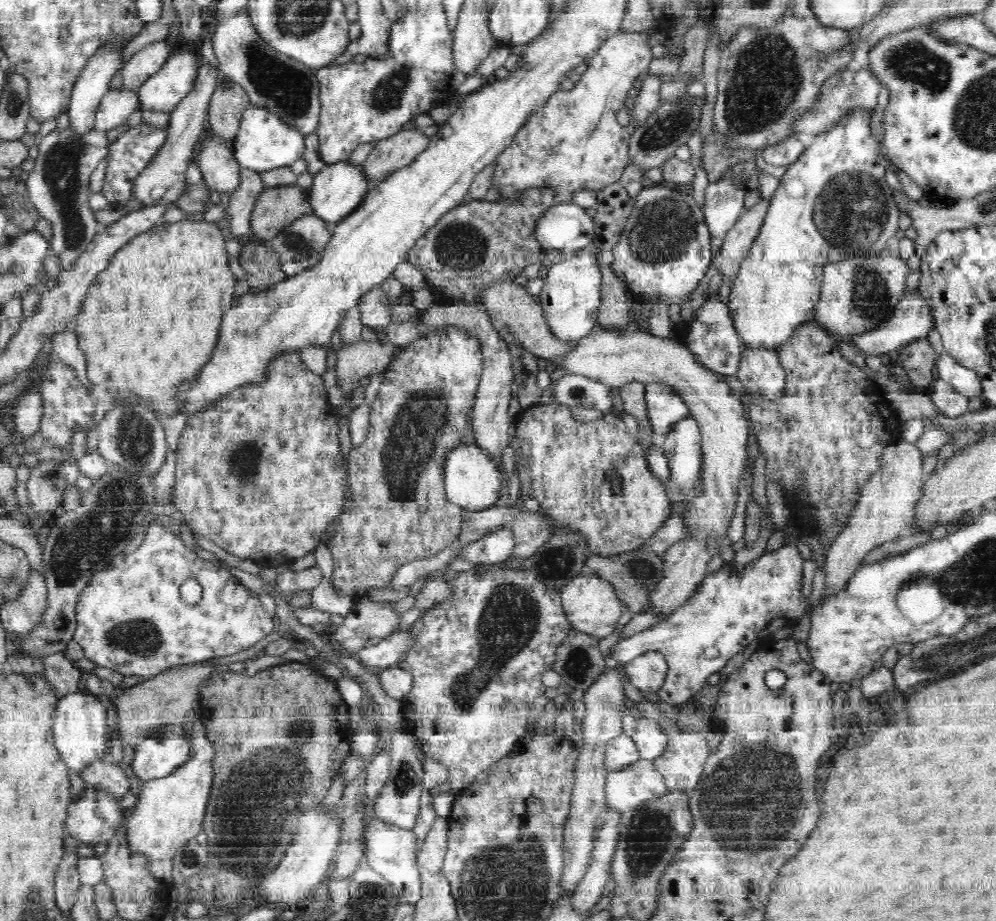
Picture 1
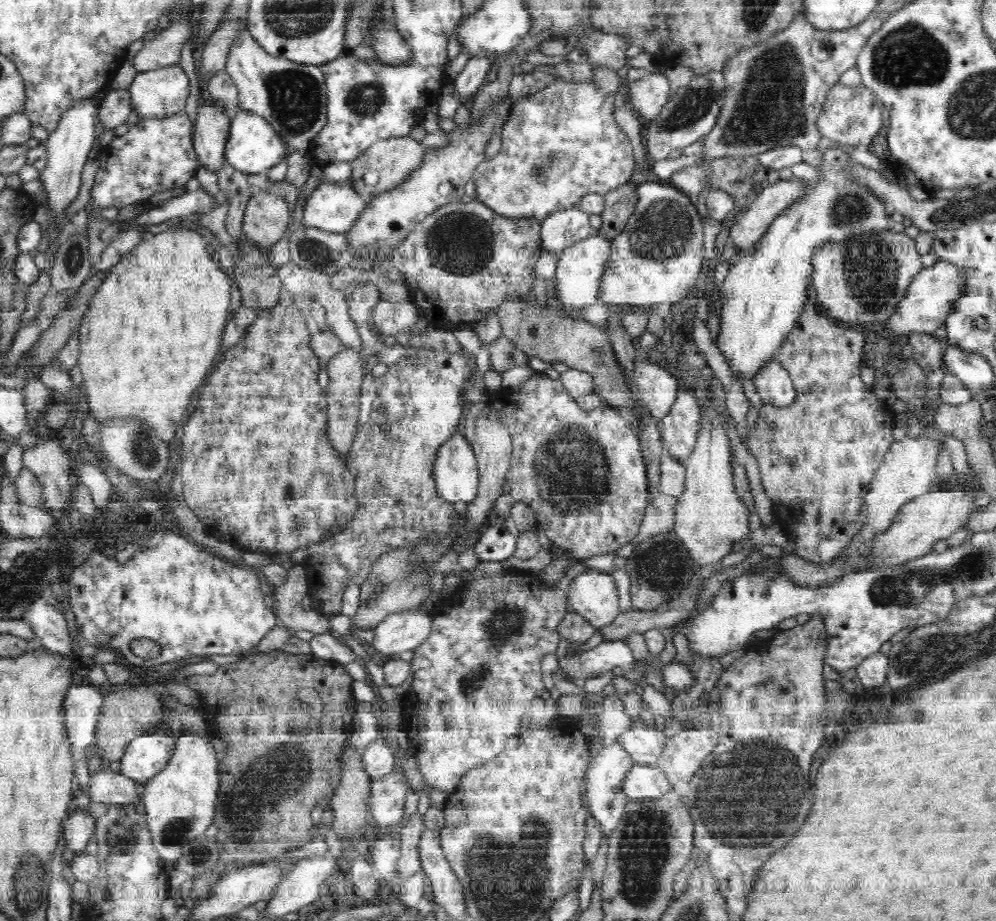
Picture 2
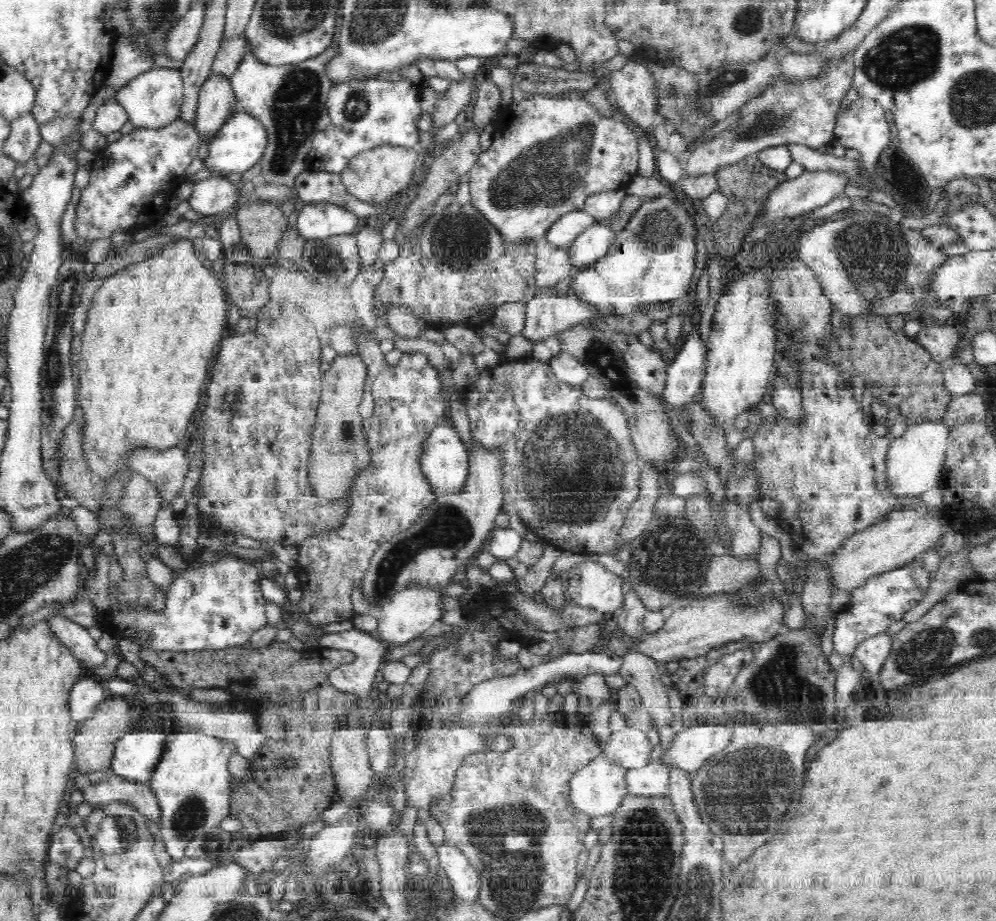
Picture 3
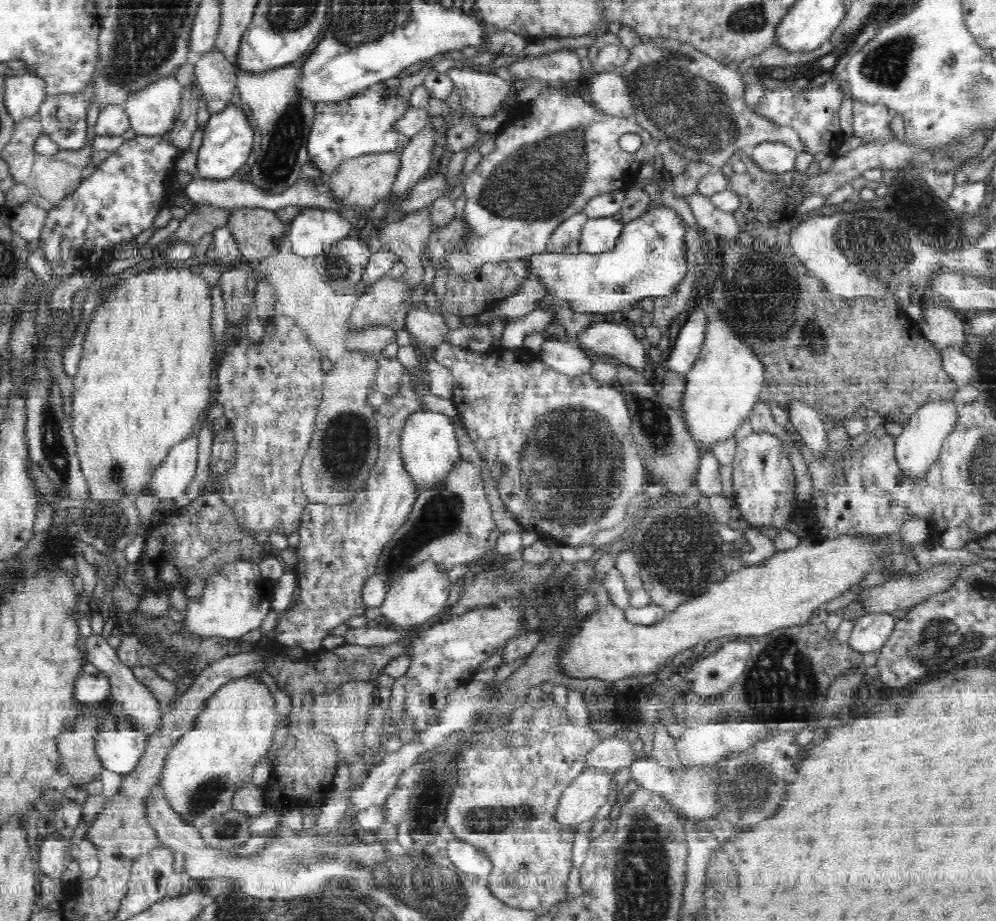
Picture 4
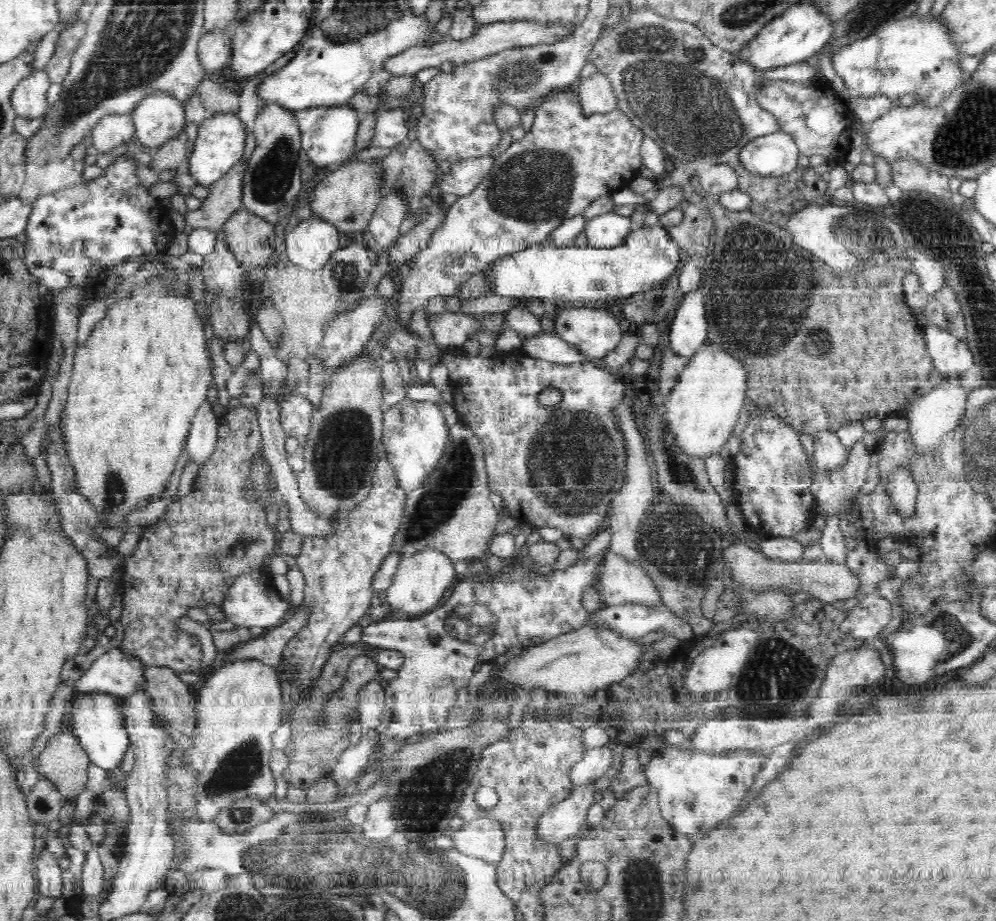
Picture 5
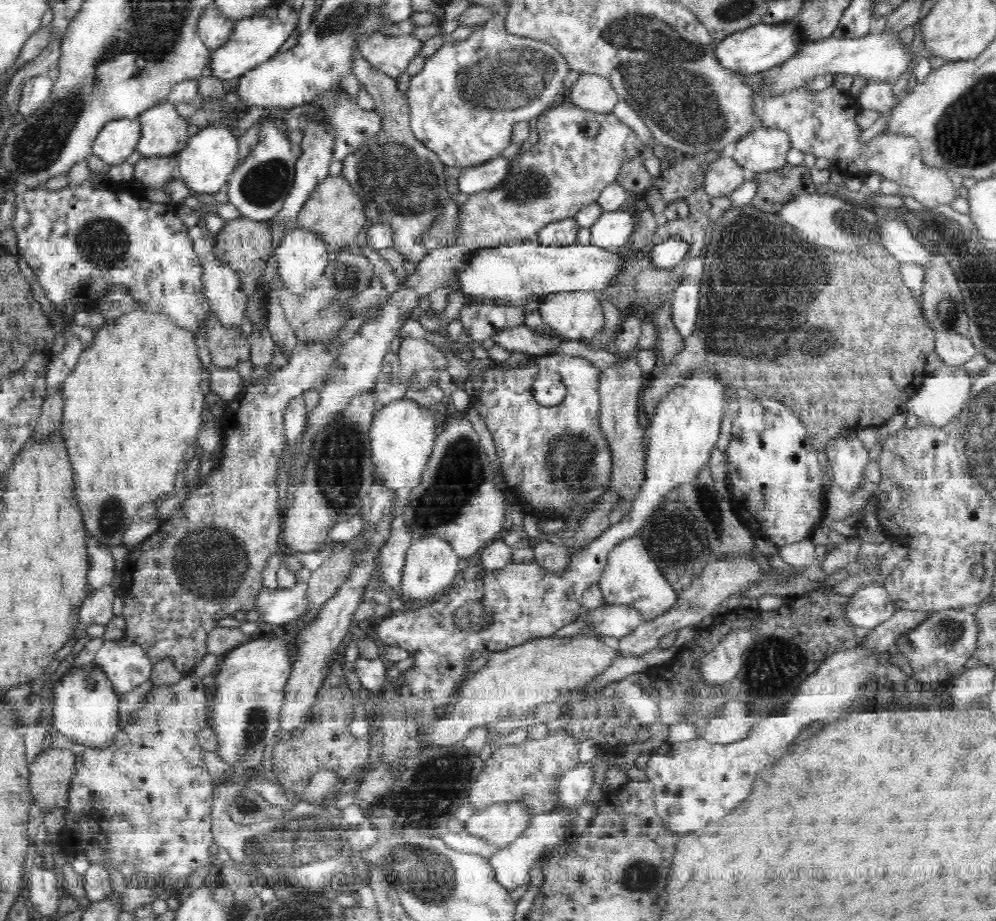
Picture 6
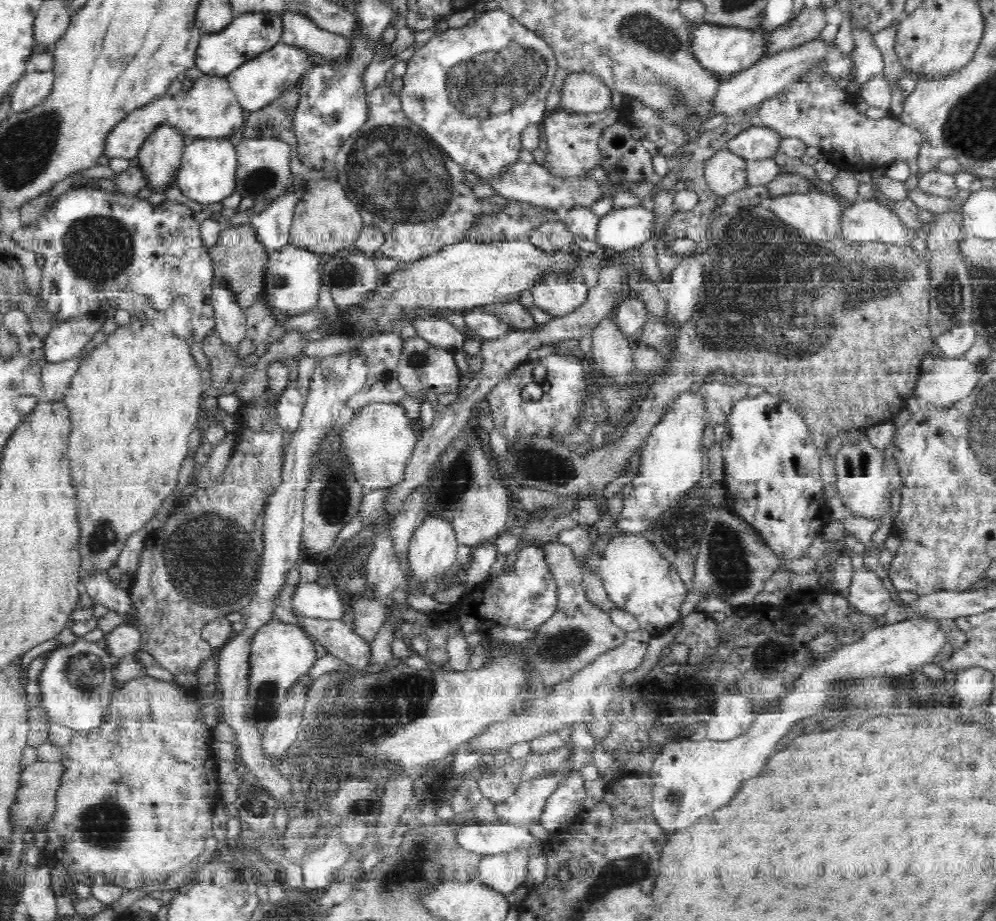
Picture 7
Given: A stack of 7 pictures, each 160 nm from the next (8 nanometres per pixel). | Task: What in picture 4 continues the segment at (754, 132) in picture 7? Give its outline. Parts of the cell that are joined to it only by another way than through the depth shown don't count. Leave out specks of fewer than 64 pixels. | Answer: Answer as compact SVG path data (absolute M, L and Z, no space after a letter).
M762 142L748 149L760 170L783 173L794 170L797 152L783 142Z

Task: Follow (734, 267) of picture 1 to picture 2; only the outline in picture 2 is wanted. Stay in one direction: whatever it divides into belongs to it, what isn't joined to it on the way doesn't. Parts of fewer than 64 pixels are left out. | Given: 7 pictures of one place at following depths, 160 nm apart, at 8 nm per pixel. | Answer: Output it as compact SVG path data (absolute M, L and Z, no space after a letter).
M802 179L779 180L762 189L756 200L739 216L730 227L729 238L736 252L748 253L759 241L776 216L787 206L791 207L809 187Z

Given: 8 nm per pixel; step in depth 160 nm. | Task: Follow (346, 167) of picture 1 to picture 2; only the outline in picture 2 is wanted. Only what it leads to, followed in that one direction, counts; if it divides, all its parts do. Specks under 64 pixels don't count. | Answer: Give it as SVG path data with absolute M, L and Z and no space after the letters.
M322 181L305 199L301 225L334 234L350 231L366 205L349 182Z

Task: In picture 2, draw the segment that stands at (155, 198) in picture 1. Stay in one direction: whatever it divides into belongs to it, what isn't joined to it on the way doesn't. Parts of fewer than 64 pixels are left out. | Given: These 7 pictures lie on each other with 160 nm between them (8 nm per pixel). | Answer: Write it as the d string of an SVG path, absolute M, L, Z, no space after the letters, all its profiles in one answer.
M227 21L221 24L212 36L203 44L200 59L196 68L200 71L200 80L208 82L213 74L225 68L225 64L231 50L231 44L238 39L238 34L245 28L244 21Z

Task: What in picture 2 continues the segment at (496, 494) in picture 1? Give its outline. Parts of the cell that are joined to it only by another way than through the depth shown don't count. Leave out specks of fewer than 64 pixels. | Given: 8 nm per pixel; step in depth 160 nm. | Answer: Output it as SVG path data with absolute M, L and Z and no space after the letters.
M458 431L440 444L433 464L438 496L450 503L468 503L477 494L480 476L472 445Z

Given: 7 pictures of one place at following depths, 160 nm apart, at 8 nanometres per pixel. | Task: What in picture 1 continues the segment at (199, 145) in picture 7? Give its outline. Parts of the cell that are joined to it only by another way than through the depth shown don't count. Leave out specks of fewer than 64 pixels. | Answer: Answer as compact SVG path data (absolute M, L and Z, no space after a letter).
M250 105L244 110L239 132L233 138L233 155L241 167L259 173L278 167L290 167L290 164L300 160L304 154L304 138L296 128L282 123L276 114L264 107Z

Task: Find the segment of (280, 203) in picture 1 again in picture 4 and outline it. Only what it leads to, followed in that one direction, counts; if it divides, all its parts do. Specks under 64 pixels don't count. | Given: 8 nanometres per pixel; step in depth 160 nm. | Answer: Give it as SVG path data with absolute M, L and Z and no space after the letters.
M260 207L232 210L226 225L236 239L242 262L249 264L274 255L287 229L279 213Z

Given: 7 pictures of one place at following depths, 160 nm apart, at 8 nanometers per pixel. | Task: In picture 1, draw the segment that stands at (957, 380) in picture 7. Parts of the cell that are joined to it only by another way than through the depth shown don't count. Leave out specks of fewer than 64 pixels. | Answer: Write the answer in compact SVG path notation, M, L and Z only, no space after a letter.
M899 438L888 445L883 452L881 468L876 475L864 485L855 506L850 514L850 524L837 536L832 546L825 552L825 585L826 592L841 588L862 565L862 558L880 544L904 536L913 520L913 509L923 495L923 486L927 475L923 468L924 456L915 443L904 442Z

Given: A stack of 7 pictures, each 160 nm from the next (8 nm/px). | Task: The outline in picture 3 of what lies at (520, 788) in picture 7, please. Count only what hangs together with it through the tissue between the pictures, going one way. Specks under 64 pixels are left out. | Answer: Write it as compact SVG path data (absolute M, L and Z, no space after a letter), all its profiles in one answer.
M448 843L436 847L438 862L450 881L451 894L455 904L461 901L478 899L480 890L480 874L475 866L470 865L467 856Z

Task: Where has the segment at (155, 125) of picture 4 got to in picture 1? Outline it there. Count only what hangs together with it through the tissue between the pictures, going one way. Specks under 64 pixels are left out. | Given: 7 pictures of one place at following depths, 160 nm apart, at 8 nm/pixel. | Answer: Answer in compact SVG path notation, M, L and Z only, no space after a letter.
M188 50L170 54L158 72L137 89L139 104L146 110L171 113L194 88L200 64Z

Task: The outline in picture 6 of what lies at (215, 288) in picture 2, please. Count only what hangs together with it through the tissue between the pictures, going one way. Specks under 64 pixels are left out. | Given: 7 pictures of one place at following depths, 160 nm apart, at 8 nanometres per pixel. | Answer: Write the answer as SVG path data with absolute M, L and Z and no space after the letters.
M134 308L130 313L124 313L116 321L107 322L100 330L98 329L94 345L83 351L80 360L69 373L68 378L64 380L61 386L64 390L65 406L60 420L60 429L63 432L67 451L71 458L75 497L78 499L83 516L84 528L88 538L92 539L96 546L110 550L114 546L122 545L126 530L132 526L132 522L138 521L137 514L140 512L140 508L173 490L177 476L177 465L183 461L186 448L194 442L203 428L201 416L202 410L206 408L204 403L206 395L200 387L201 380L202 363L197 356L195 337L190 332L178 329L166 315L142 312L137 308Z

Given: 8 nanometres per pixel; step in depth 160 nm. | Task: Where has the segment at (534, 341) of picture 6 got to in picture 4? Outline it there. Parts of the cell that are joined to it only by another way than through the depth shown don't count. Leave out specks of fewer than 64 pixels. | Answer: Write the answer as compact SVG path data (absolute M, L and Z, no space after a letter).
M554 338L546 340L538 356L546 365L568 376L589 373L594 367L577 344L564 343Z

